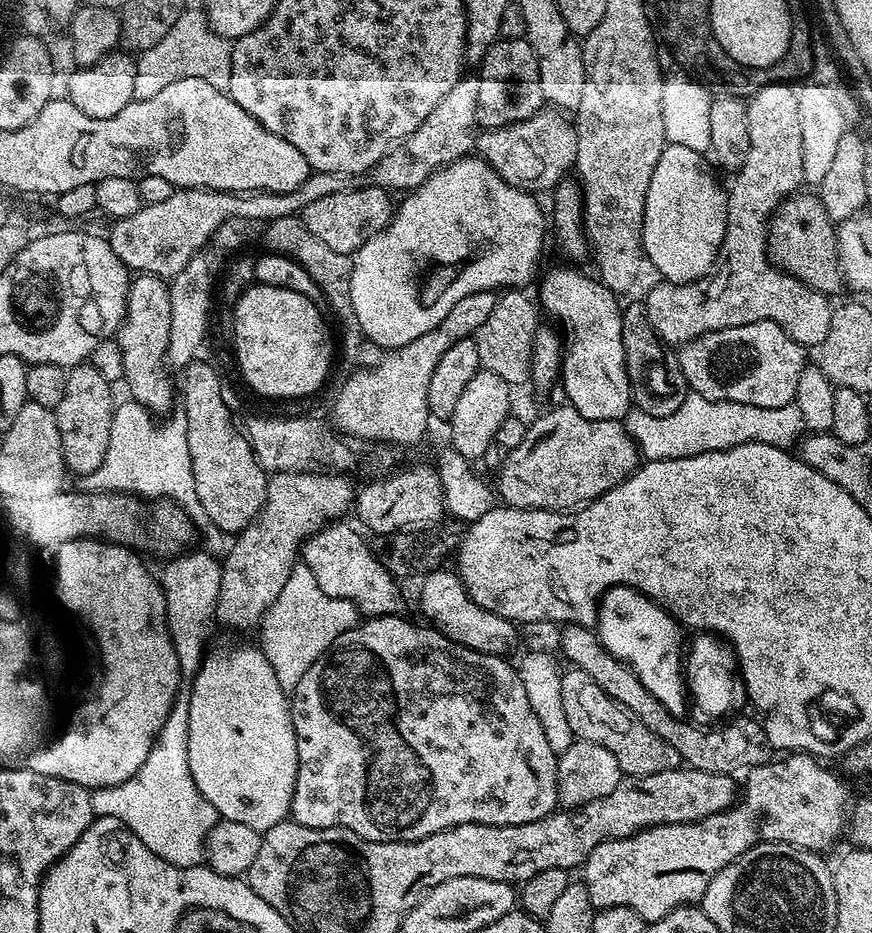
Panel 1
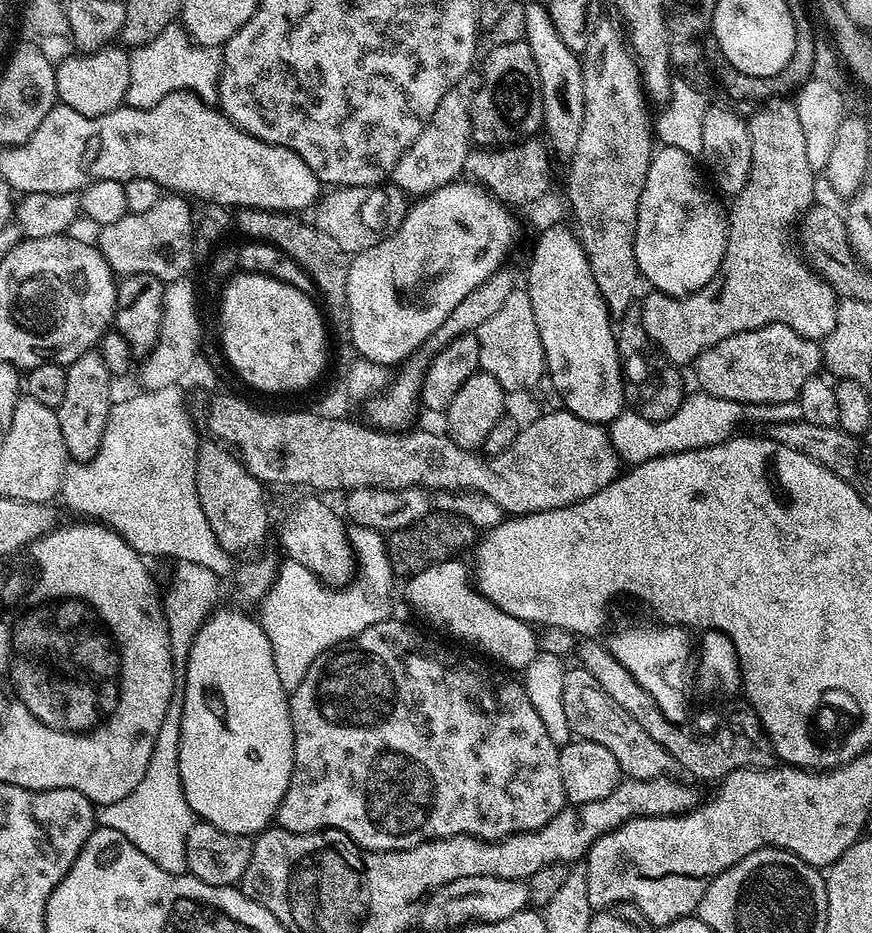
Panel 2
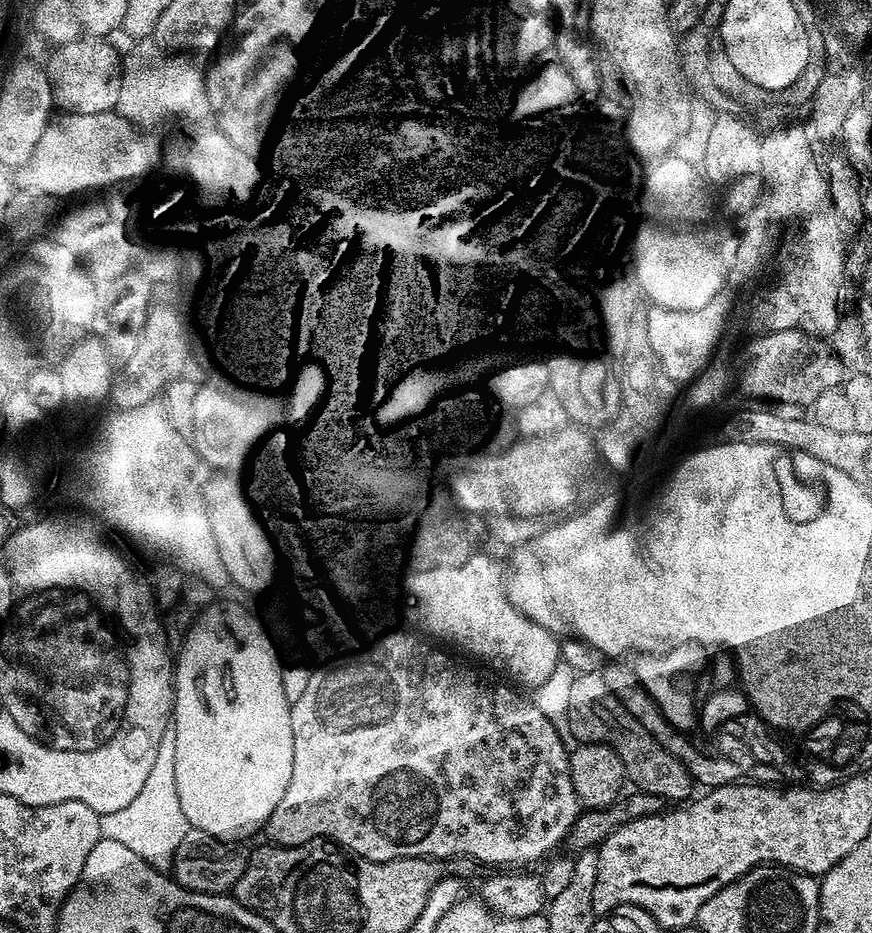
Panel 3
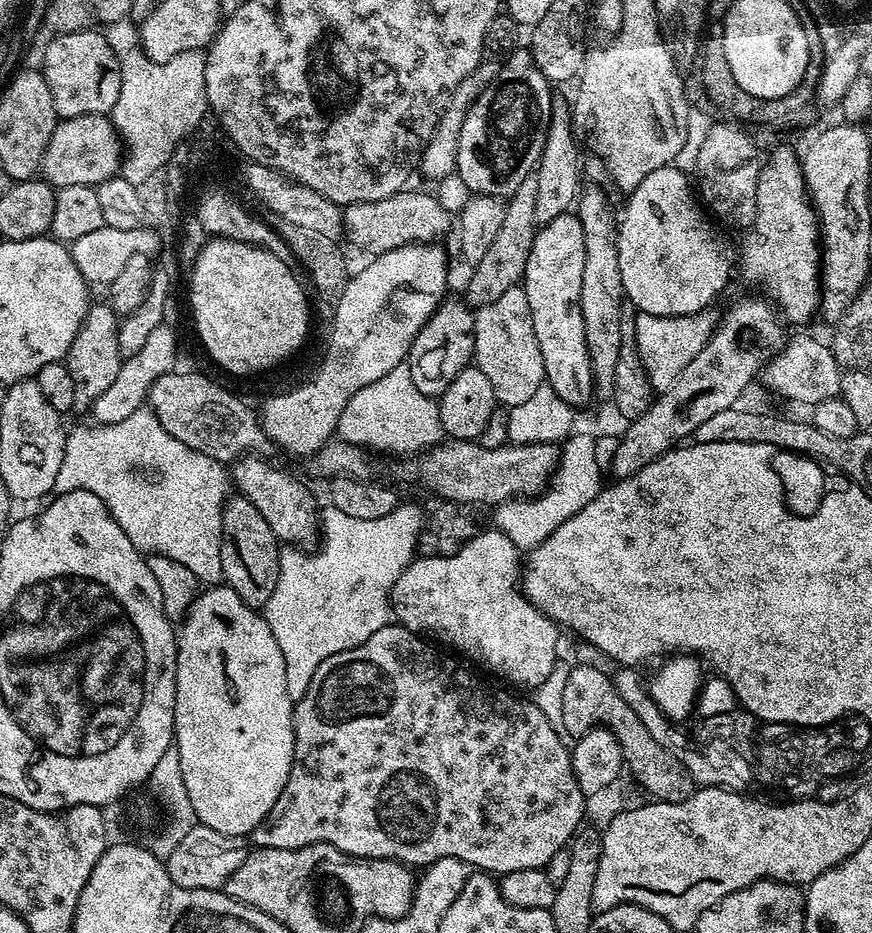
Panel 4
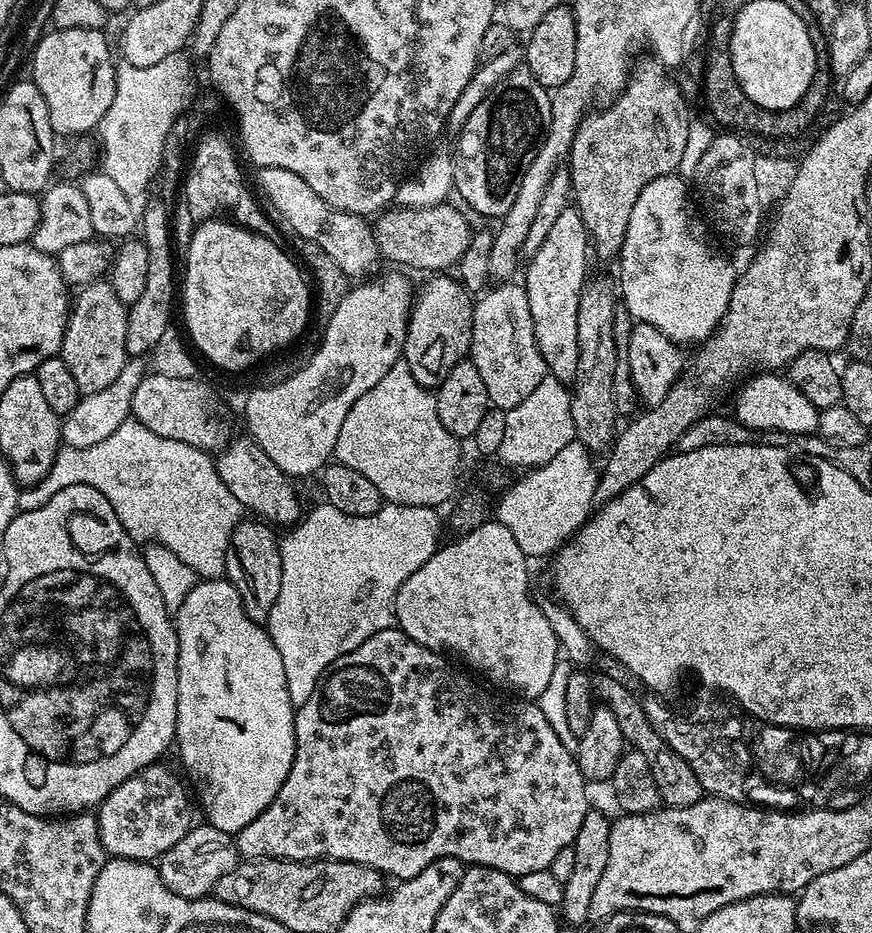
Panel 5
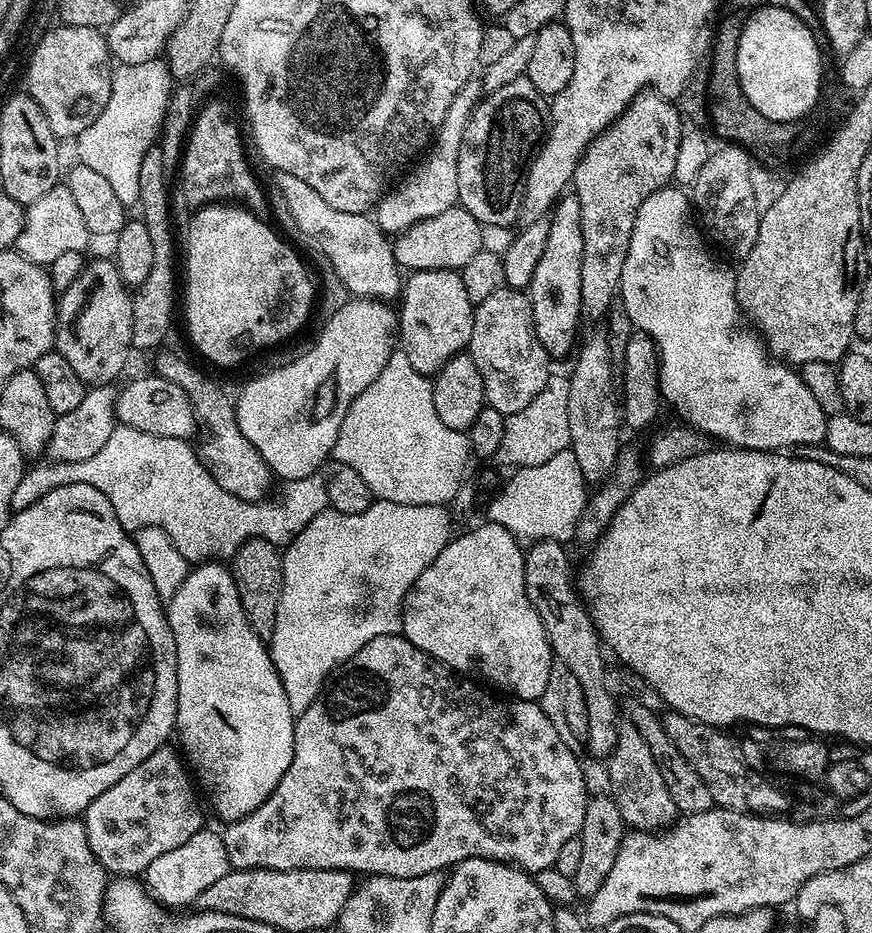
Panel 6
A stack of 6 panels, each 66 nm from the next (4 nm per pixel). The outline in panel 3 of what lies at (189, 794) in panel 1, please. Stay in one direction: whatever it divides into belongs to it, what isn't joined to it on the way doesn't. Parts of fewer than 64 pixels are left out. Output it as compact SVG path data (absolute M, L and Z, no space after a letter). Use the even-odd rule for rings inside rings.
M169 726L162 738L162 746L158 746L158 758L154 758L154 766L142 785L142 791L128 805L122 806L122 810L114 810L114 814L102 820L102 832L107 839L126 842L126 846L161 870L173 867L178 846L182 838L186 838L190 827L178 798L178 782L174 778L175 753L176 729Z

